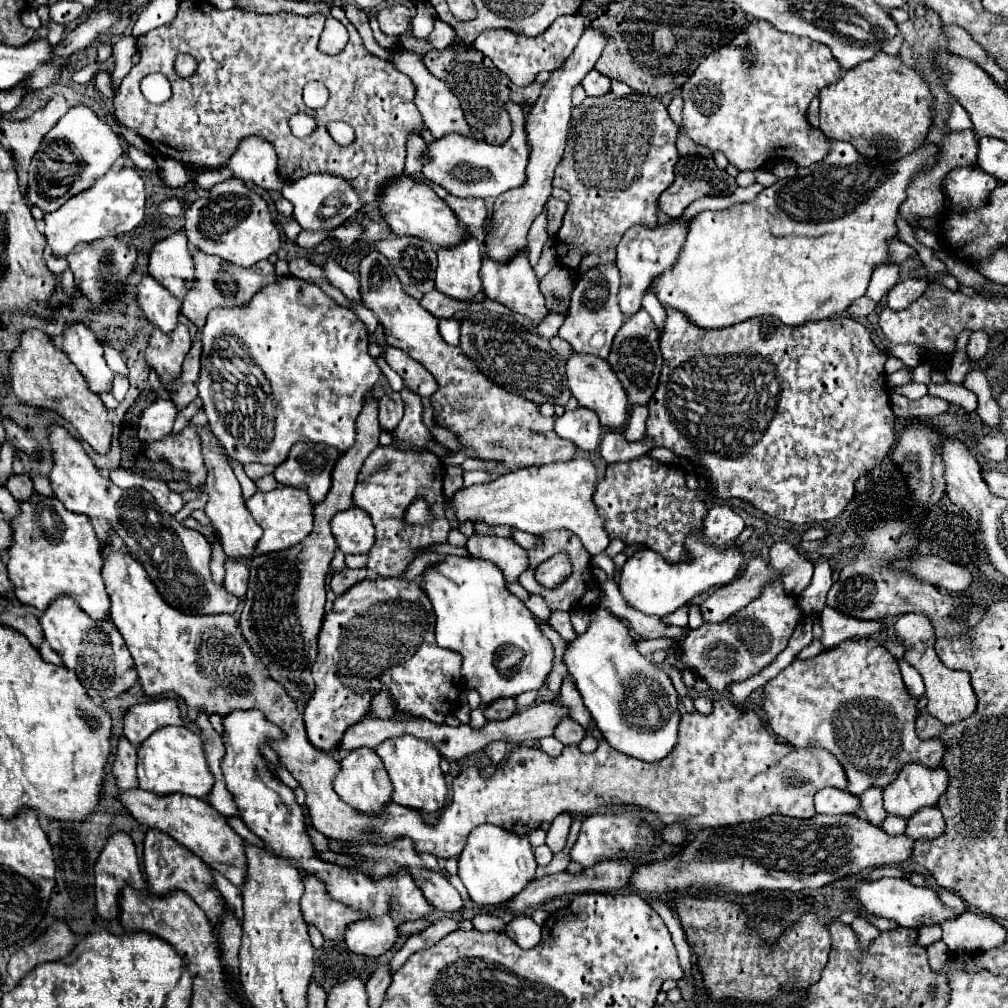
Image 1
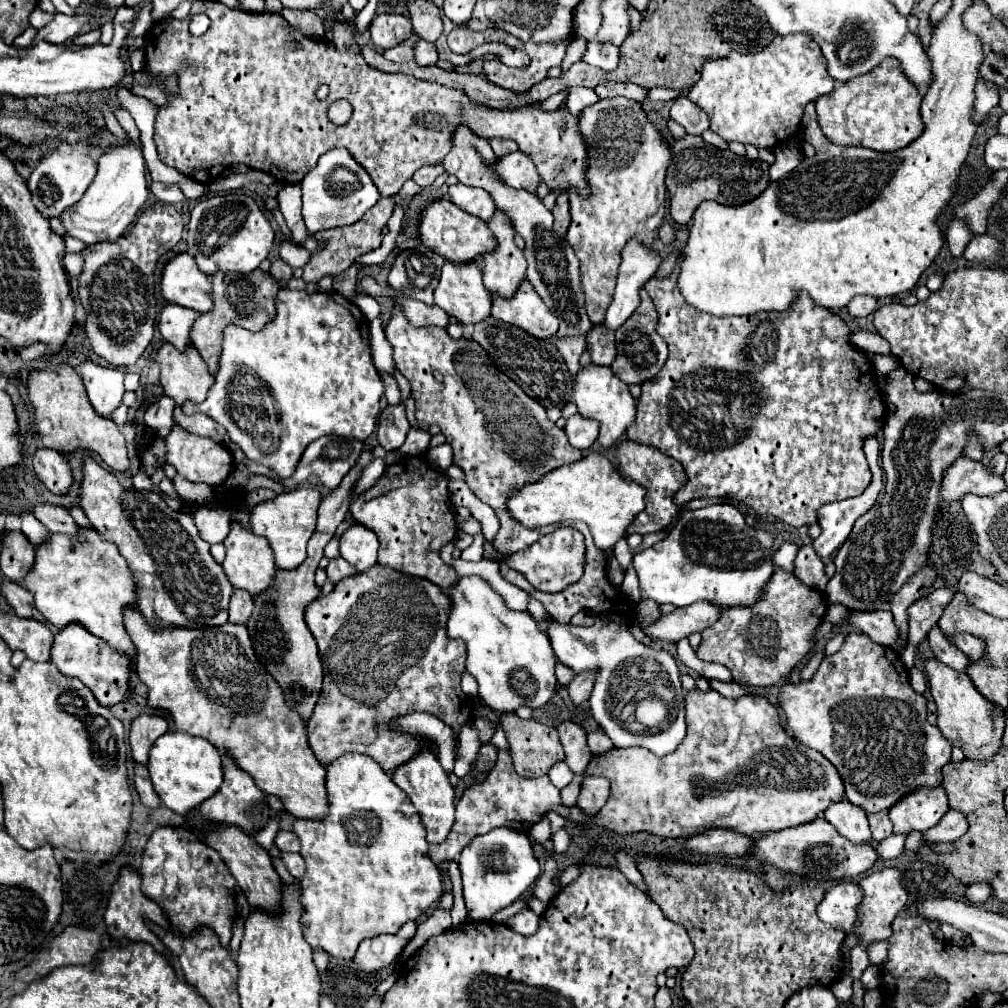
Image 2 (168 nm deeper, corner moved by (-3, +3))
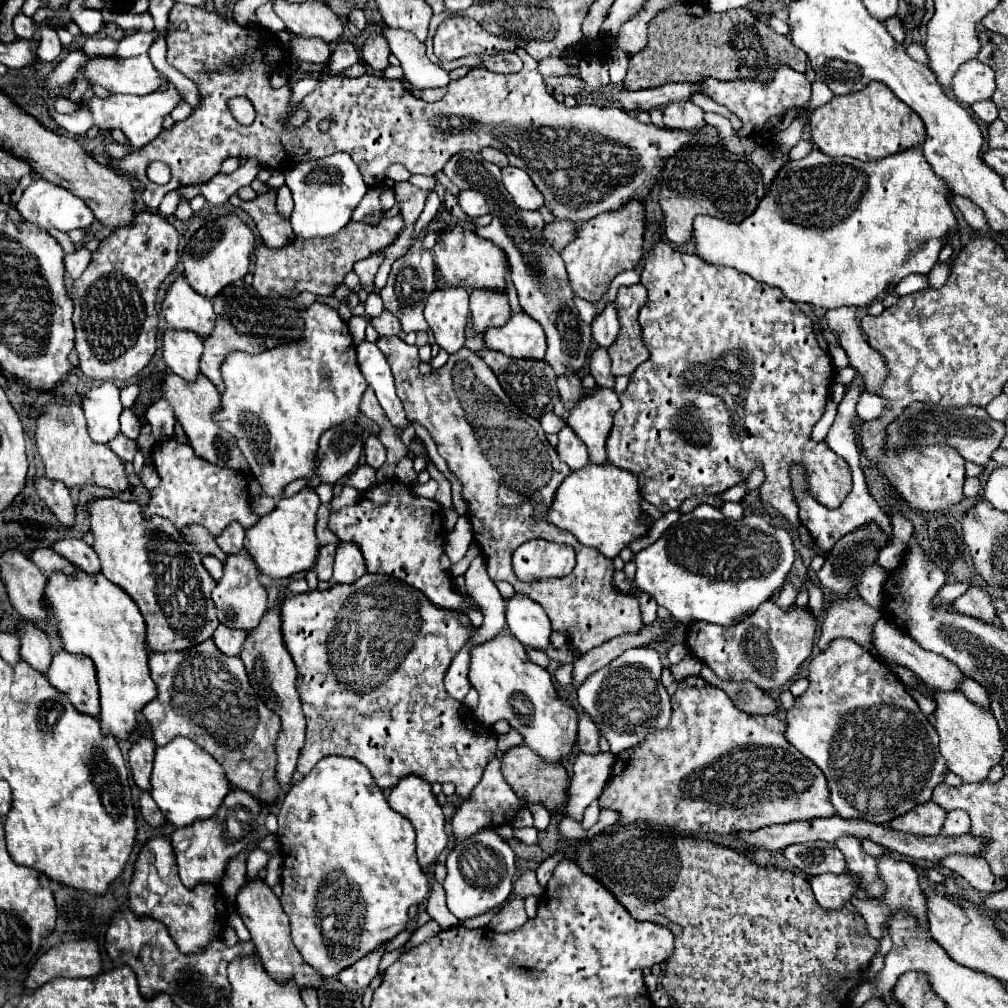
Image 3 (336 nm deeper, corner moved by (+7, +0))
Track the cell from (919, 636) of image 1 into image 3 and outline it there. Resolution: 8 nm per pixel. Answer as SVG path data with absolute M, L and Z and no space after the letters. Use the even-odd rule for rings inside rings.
M962 691L958 693L934 693L936 701L936 731L940 735L940 753L946 759L952 773L966 783L980 783L988 777L990 769L1002 761L1004 745L1000 729L992 713L984 713L978 705L968 701Z

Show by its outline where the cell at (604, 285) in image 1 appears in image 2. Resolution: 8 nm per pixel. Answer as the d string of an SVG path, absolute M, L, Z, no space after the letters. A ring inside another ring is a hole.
M594 324L590 328L590 332L586 334L586 350L592 356L594 364L610 366L614 356L616 356L614 330L606 328L604 324Z

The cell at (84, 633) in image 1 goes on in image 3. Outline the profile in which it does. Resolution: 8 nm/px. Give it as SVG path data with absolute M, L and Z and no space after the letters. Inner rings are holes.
M60 651L54 655L46 677L58 691L68 695L76 711L90 717L100 715L96 669L90 659Z

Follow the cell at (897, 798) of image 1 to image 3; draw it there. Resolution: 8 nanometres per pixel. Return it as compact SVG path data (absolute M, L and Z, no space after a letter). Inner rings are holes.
M928 801L926 805L918 805L918 809L912 809L910 813L906 813L906 817L902 819L898 817L898 821L892 821L890 827L918 837L940 835L944 819L946 819L946 811L942 811L942 807L938 807L936 803Z

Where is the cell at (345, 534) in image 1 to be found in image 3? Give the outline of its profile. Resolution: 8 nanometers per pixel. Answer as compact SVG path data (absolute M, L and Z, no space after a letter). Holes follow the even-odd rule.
M340 543L334 559L334 583L354 583L366 573L364 557L354 543Z

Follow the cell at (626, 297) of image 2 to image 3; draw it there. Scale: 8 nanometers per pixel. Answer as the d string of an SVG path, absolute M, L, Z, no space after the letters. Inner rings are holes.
M608 303L608 305L604 307L604 311L592 321L592 337L594 337L594 341L596 341L600 347L608 349L608 347L616 341L618 331L620 331L618 313L616 313L614 305Z

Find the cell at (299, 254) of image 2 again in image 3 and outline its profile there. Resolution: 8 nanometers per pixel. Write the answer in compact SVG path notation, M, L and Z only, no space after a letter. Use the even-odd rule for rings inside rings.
M268 191L246 203L238 195L232 195L230 203L234 207L240 207L254 219L264 243L270 249L280 249L294 239L290 219L278 215L276 211L276 191Z

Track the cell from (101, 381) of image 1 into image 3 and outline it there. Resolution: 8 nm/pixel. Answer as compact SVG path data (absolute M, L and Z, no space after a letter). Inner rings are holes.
M102 383L100 387L92 389L84 401L82 409L88 421L88 433L96 443L108 443L120 433L120 389L114 383Z

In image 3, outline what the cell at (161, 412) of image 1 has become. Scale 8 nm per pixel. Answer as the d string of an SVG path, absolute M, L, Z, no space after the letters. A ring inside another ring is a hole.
M166 399L156 401L148 413L146 413L148 423L152 425L152 435L156 441L162 441L166 437L174 435L174 425L176 425L176 417L174 417L174 409L170 407L170 403Z

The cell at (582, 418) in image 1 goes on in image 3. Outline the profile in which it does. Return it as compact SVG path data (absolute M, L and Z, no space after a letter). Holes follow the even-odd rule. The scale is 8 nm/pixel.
M564 425L564 429L558 433L560 435L560 443L556 447L560 459L572 469L582 469L584 465L588 465L588 449L586 445L582 445L582 439L578 435L572 433L572 429L568 425Z

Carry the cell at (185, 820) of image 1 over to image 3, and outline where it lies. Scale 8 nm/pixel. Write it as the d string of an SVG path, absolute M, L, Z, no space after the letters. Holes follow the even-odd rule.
M262 879L248 881L248 885L240 889L236 903L238 903L238 913L240 913L244 925L248 927L248 931L252 935L252 943L256 945L258 957L260 957L266 973L278 983L294 981L298 985L298 989L320 989L324 977L318 975L314 969L310 969L302 961L298 949L294 947L294 943L290 939L288 917L282 911L280 899L272 893L272 889L268 885L264 885Z

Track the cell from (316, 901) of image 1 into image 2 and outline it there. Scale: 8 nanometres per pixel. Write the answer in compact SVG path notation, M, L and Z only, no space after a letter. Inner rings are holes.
M342 754L340 760L330 762L326 766L328 774L326 774L326 790L328 790L328 802L330 802L330 814L328 818L316 822L316 820L302 820L298 818L294 822L294 834L300 838L302 842L302 858L306 860L306 874L302 878L302 886L304 886L304 896L302 896L302 906L304 906L304 914L302 914L302 926L304 926L304 938L312 948L324 948L330 956L338 956L338 958L354 958L358 944L364 938L372 938L378 934L396 934L400 930L402 924L416 920L424 910L432 908L444 894L444 886L442 886L442 874L438 870L438 866L430 860L428 856L428 842L426 842L426 834L424 834L424 826L420 822L420 816L416 814L416 808L412 806L408 794L404 794L402 788L398 788L392 780L392 774L384 772L382 766L372 760L366 754Z

